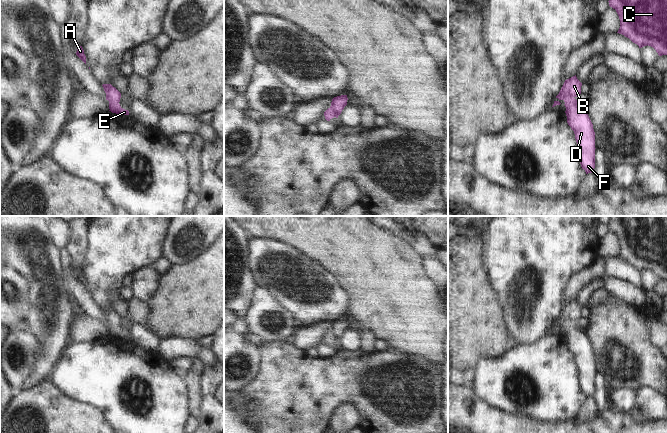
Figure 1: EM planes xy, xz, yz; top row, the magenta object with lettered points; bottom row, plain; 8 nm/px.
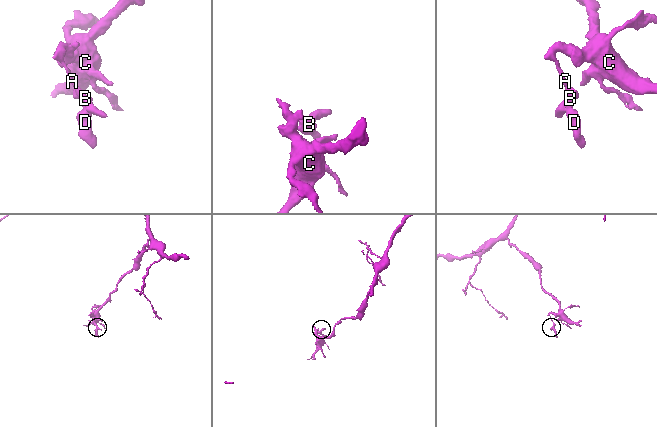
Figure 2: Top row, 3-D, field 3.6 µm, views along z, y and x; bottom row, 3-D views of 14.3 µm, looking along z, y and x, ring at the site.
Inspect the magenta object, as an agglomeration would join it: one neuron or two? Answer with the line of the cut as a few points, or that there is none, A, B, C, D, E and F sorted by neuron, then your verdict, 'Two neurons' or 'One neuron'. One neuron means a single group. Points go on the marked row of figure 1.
Split along yz (573, 96), (566, 96), (563, 99). Groups: A B C E / D F. Two neurons.

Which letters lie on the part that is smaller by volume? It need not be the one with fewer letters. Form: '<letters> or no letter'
D, F.

